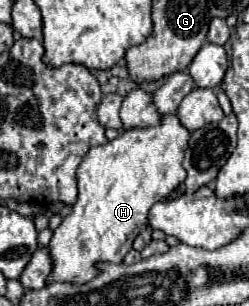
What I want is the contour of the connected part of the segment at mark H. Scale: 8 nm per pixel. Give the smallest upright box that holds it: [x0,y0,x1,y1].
[47,114,189,282]

